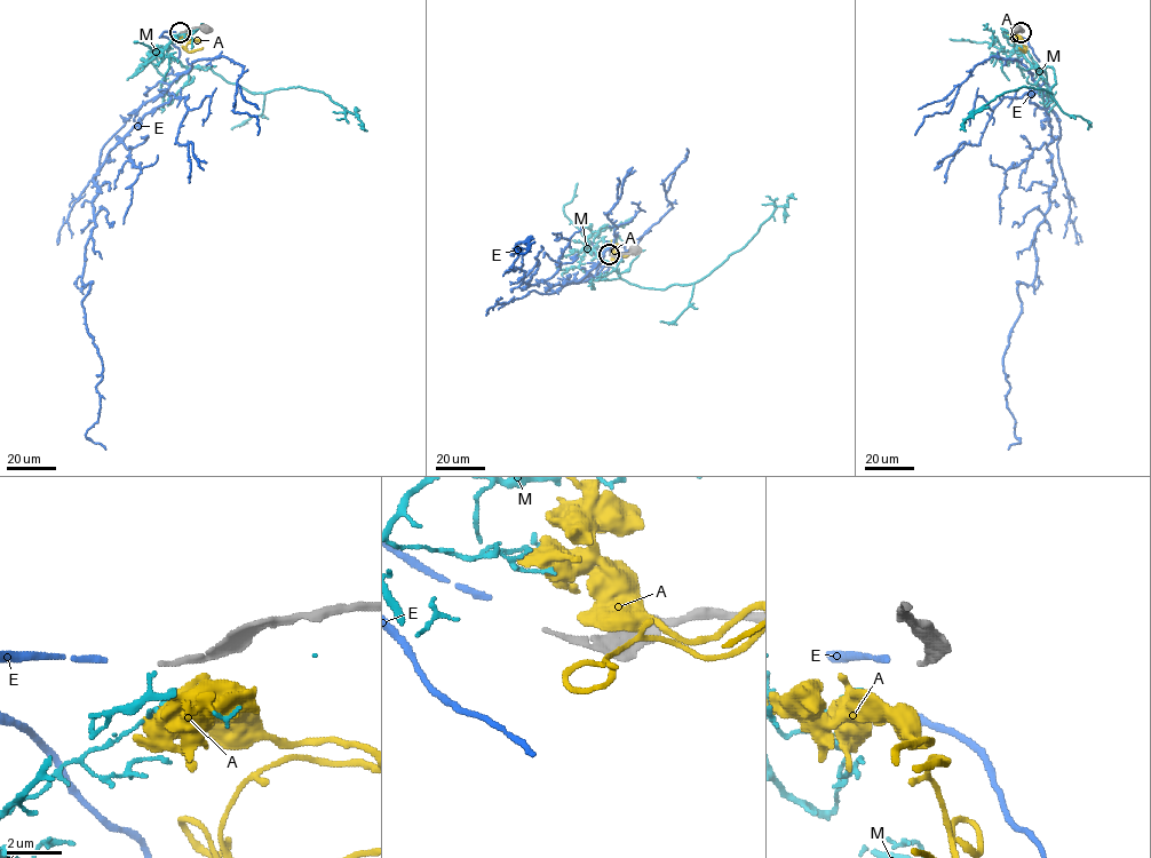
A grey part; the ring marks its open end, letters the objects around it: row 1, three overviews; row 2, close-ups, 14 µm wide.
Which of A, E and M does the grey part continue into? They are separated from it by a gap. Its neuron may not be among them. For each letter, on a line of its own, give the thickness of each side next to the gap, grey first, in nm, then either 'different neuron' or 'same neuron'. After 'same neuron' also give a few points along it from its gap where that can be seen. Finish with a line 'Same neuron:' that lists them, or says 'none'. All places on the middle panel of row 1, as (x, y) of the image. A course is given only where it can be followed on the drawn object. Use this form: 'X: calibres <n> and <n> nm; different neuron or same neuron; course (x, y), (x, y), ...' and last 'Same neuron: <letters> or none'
A: calibres 170 and 360 nm; different neuron
E: calibres 170 and 240 nm; same neuron; course (604, 252), (589, 243), (608, 265), (601, 278), (598, 263), (523, 290), (510, 255), (534, 241)
M: calibres 170 and 90 nm; different neuron
Same neuron: E

